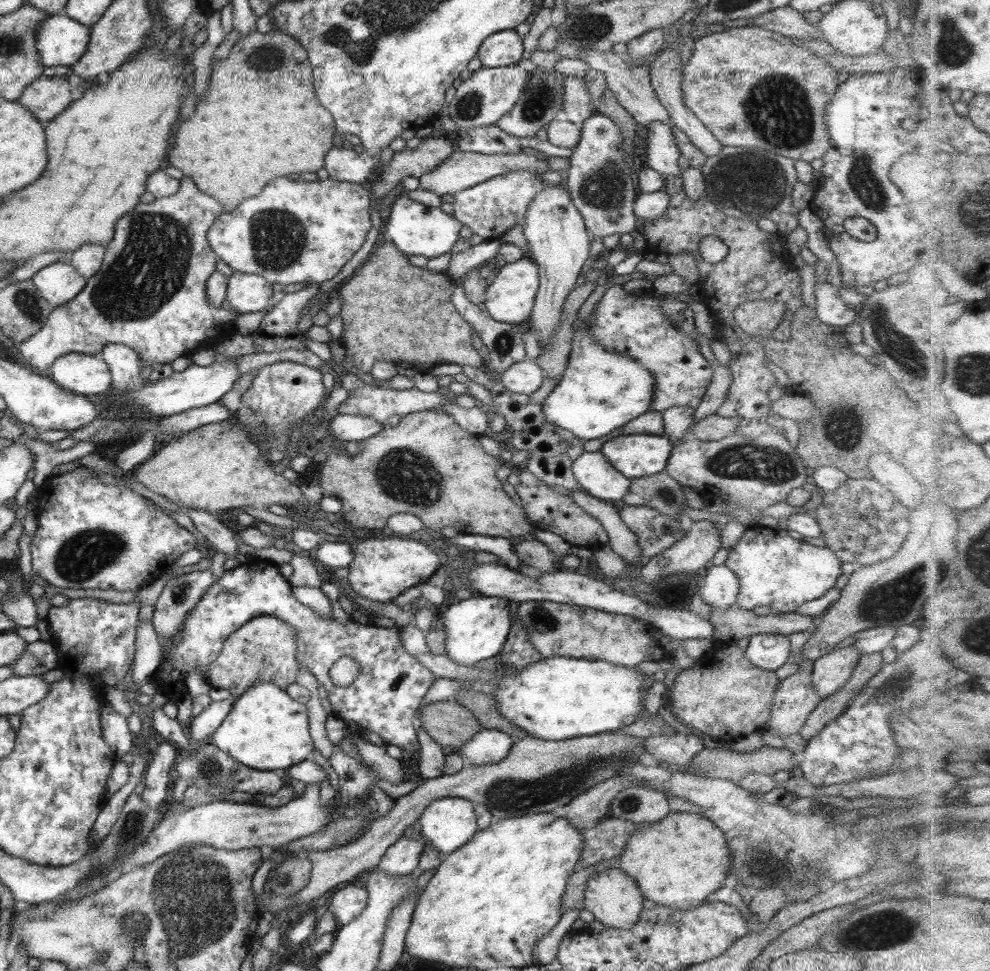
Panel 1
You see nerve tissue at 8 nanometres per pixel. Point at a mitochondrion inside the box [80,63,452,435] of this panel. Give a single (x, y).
(150, 269)

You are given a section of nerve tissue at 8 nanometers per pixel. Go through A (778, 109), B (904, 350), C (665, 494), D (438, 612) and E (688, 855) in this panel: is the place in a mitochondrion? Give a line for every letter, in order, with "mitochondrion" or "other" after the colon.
A: mitochondrion
B: mitochondrion
C: mitochondrion
D: other
E: other

